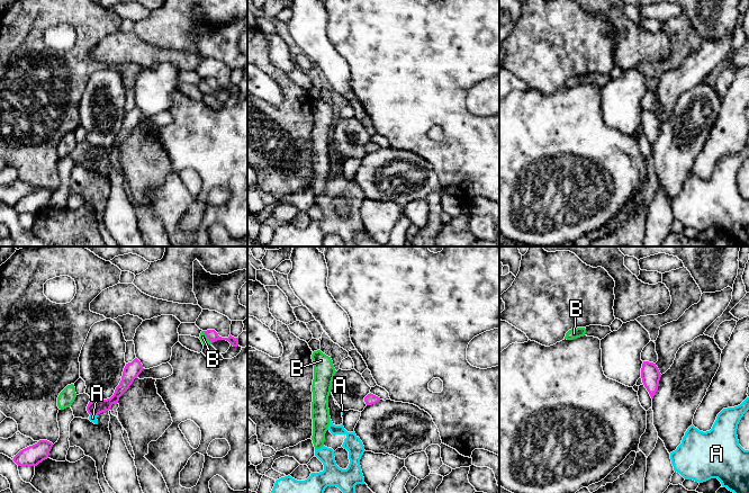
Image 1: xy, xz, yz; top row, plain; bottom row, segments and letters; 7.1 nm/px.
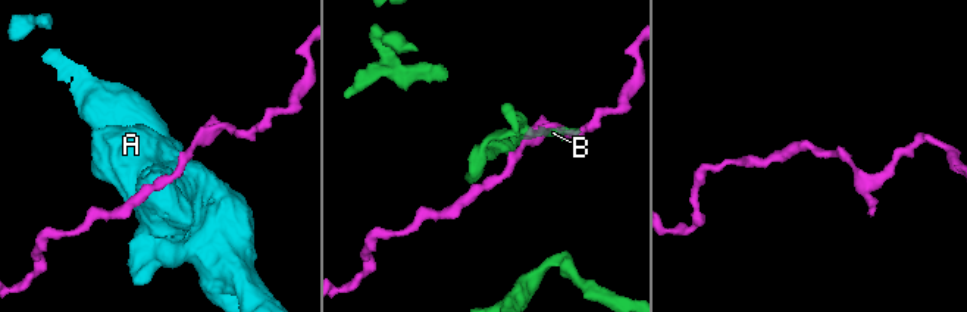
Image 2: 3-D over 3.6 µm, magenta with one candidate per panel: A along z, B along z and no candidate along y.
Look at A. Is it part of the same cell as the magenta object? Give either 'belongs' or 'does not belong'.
does not belong

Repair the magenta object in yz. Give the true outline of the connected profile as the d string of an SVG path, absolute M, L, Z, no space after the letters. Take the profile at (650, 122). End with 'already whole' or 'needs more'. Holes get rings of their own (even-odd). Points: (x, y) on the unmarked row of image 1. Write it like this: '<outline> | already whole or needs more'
M643 109L642 116L641 116L641 126L651 146L653 146L658 137L660 125L661 125L661 122L658 115L656 114L656 111Z | already whole

